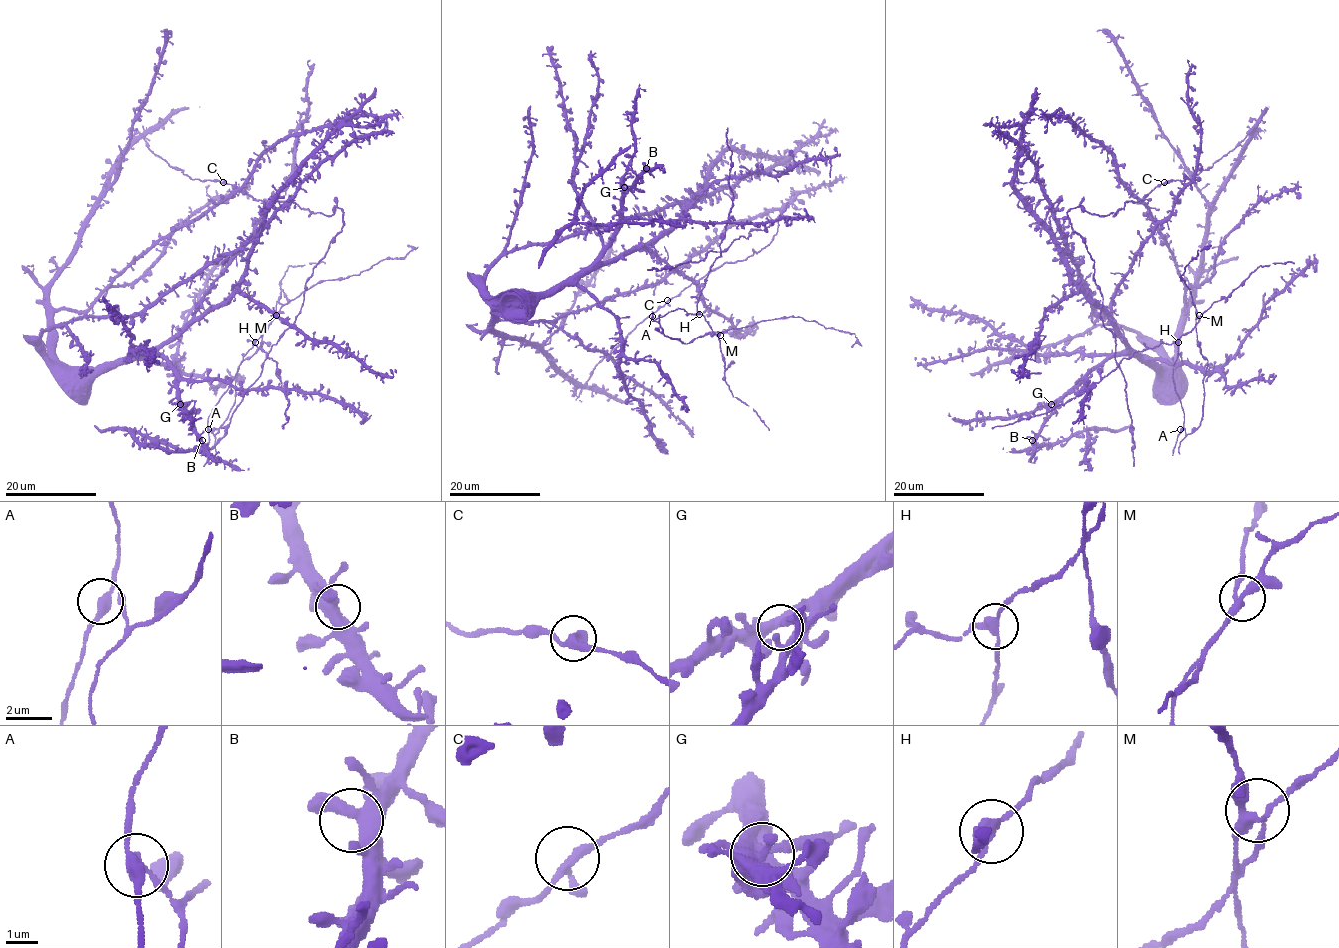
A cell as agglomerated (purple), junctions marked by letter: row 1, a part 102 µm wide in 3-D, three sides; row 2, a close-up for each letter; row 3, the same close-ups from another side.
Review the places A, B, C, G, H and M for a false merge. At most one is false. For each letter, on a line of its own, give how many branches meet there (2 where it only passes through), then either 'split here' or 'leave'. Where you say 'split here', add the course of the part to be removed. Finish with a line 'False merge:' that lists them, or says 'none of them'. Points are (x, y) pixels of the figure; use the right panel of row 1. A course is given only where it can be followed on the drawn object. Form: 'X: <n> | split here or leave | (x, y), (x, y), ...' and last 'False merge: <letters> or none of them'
A: 3 | leave
B: 3 | leave
C: 3 | leave
G: 3 | leave
H: 3 | split here | (1178, 341), (1161, 343), (1135, 352), (1097, 382), (1044, 413), (992, 428)
M: 4 | leave
False merge: H

